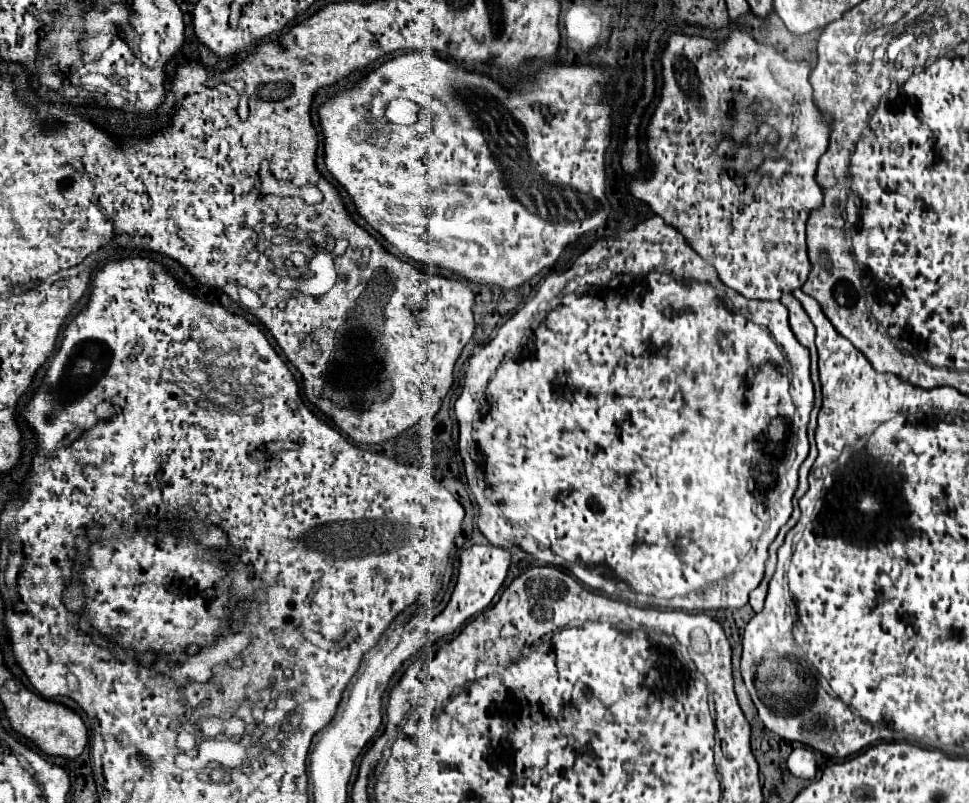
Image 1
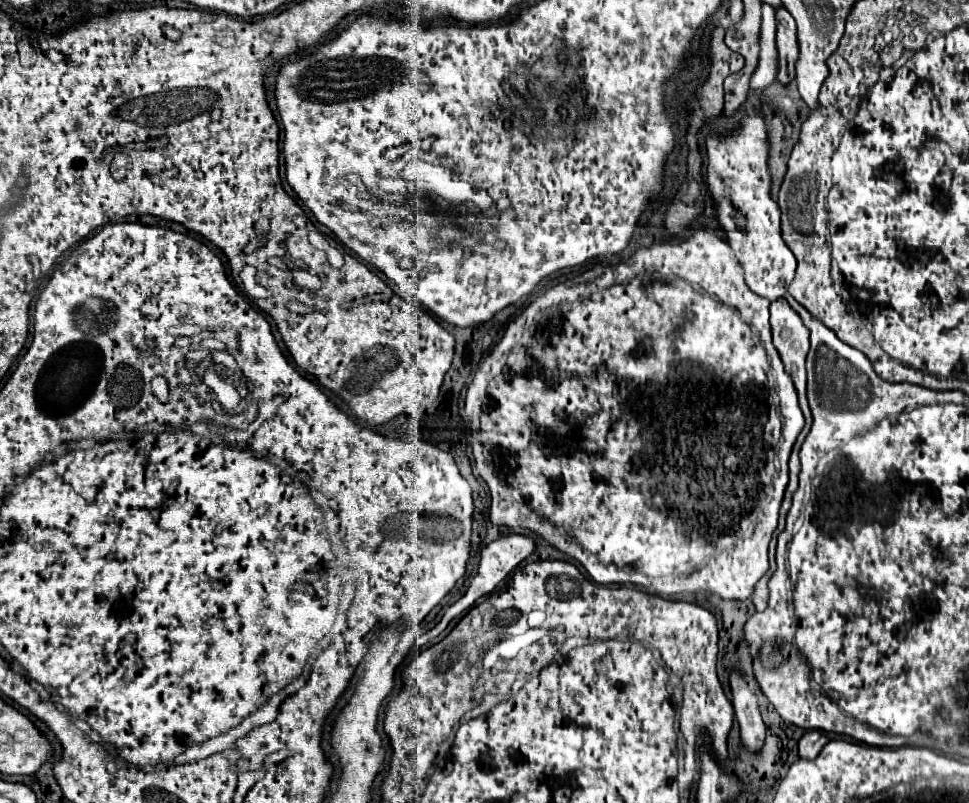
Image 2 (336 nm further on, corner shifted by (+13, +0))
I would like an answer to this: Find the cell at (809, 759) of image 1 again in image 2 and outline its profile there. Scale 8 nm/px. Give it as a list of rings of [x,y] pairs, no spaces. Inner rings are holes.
[[[807,731],[799,741],[799,757],[805,757],[805,759],[817,757],[821,751],[821,739],[823,739],[823,745],[829,741],[825,735],[821,737],[819,731]]]

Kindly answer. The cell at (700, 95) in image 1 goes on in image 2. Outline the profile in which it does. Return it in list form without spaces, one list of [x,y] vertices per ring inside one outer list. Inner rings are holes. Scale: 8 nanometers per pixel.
[[[757,107],[741,119],[741,127],[729,137],[707,139],[707,183],[717,205],[717,221],[727,233],[731,249],[737,253],[745,269],[747,285],[761,297],[777,301],[783,297],[795,277],[795,255],[781,239],[779,207],[769,195],[771,177],[767,171],[769,141],[765,133],[765,121]]]

